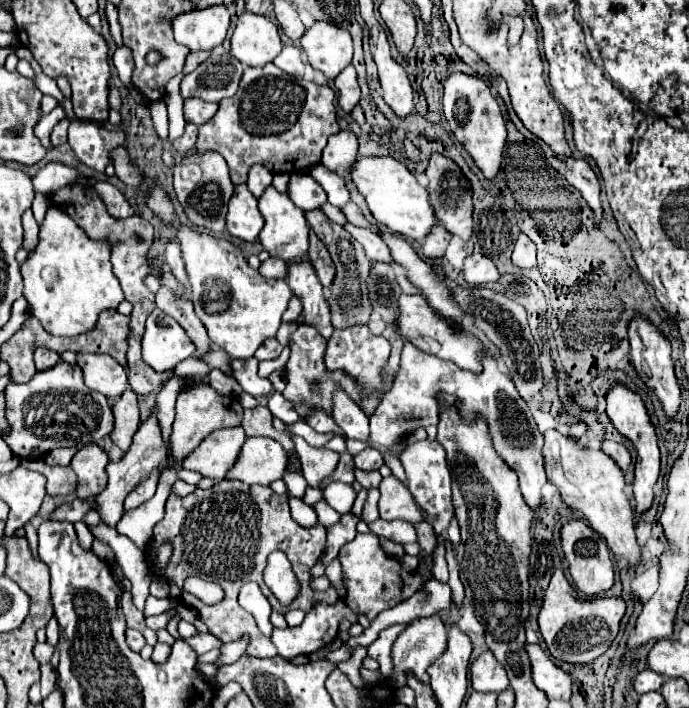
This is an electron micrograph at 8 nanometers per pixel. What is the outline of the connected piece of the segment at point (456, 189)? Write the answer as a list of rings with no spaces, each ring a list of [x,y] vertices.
[[[432,154],[430,164],[426,168],[426,176],[430,180],[428,192],[430,192],[430,202],[436,210],[438,220],[446,226],[450,234],[460,236],[462,240],[468,240],[472,236],[472,188],[462,170],[446,156],[442,154]]]

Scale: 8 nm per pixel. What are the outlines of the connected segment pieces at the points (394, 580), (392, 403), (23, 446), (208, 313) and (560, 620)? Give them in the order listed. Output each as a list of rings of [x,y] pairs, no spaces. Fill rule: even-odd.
[[[372,532],[356,534],[354,540],[341,548],[338,559],[344,572],[344,584],[348,590],[346,606],[352,608],[352,612],[356,614],[366,614],[368,620],[374,620],[382,610],[388,610],[398,602],[410,598],[416,592],[416,588],[420,588],[422,582],[418,574],[404,572],[400,568],[400,562],[390,558],[382,550],[378,536],[374,536]]]
[[[406,342],[402,350],[400,372],[394,378],[394,386],[388,394],[384,394],[382,404],[370,418],[370,440],[382,446],[392,446],[398,438],[404,438],[418,428],[436,426],[438,424],[436,396],[440,392],[458,396],[462,400],[462,416],[466,420],[472,420],[474,414],[482,414],[486,418],[496,452],[518,474],[520,492],[526,504],[534,510],[542,498],[540,488],[546,484],[544,458],[542,458],[542,446],[544,446],[542,434],[538,432],[532,412],[528,410],[526,402],[518,394],[512,378],[502,372],[498,360],[492,356],[480,354],[480,364],[482,364],[480,374],[468,372],[462,368],[456,368],[456,364],[452,362],[436,360],[434,356],[428,356],[420,352],[416,346],[412,346],[410,342]]]
[[[58,362],[44,372],[36,372],[36,376],[26,384],[8,384],[6,418],[10,424],[10,434],[4,438],[4,442],[18,458],[44,456],[62,446],[82,448],[108,436],[114,428],[108,398],[86,388],[80,368],[68,362]],[[84,432],[90,432],[90,436],[84,436]]]
[[[156,186],[150,192],[148,206],[164,220],[164,224],[174,224],[178,228],[178,242],[182,246],[182,258],[190,282],[190,300],[210,340],[230,354],[230,358],[254,356],[258,346],[266,338],[272,338],[282,324],[282,314],[292,298],[288,284],[284,280],[266,280],[260,276],[260,272],[248,266],[240,248],[232,246],[228,240],[218,240],[180,226],[172,202],[162,186]]]
[[[554,570],[550,586],[546,588],[542,608],[538,614],[538,626],[540,634],[550,650],[550,654],[556,660],[570,662],[570,664],[586,664],[596,660],[600,654],[604,654],[612,640],[618,634],[620,620],[626,612],[626,602],[622,598],[576,598],[574,588],[566,580],[562,570]]]

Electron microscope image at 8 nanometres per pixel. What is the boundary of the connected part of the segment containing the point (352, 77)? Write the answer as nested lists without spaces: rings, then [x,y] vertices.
[[[354,66],[344,68],[344,70],[336,76],[334,86],[336,86],[338,96],[340,96],[340,100],[338,100],[340,108],[342,108],[346,114],[350,114],[350,112],[356,108],[356,104],[360,102],[360,96],[362,96],[362,94],[360,94],[360,86],[358,86],[358,78],[356,78]]]

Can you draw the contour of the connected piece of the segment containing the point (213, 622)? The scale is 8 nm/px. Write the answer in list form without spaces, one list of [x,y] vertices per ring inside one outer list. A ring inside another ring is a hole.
[[[218,482],[208,490],[194,490],[184,498],[170,494],[166,502],[166,516],[154,528],[152,548],[160,546],[166,540],[174,544],[174,554],[166,568],[166,576],[174,580],[178,588],[184,586],[184,580],[188,576],[198,576],[202,580],[220,584],[224,590],[222,602],[212,606],[200,602],[196,596],[188,592],[182,592],[184,604],[194,608],[208,626],[208,630],[222,642],[232,642],[240,640],[242,636],[248,636],[250,644],[244,654],[252,658],[274,658],[278,656],[278,652],[276,646],[262,636],[254,616],[244,612],[238,604],[238,592],[244,582],[252,580],[260,584],[264,596],[268,596],[272,608],[278,612],[299,609],[307,613],[312,604],[318,602],[334,604],[338,600],[338,594],[332,588],[328,588],[326,592],[314,592],[308,586],[308,582],[312,580],[310,566],[318,562],[326,546],[326,528],[320,524],[314,528],[302,528],[300,524],[296,524],[290,516],[288,496],[278,496],[276,492],[272,492],[270,486],[246,486],[244,482]],[[274,550],[286,552],[288,560],[292,562],[292,570],[300,582],[300,592],[288,606],[282,606],[262,580],[266,556]]]

